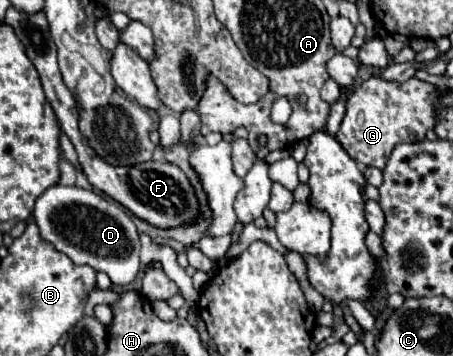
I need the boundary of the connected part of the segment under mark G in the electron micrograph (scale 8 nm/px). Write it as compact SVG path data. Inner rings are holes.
M371 77L351 93L347 101L347 113L335 137L351 159L367 167L383 169L387 155L397 143L425 139L425 133L435 125L433 109L437 107L437 99L437 87L415 77L405 83L391 83Z

